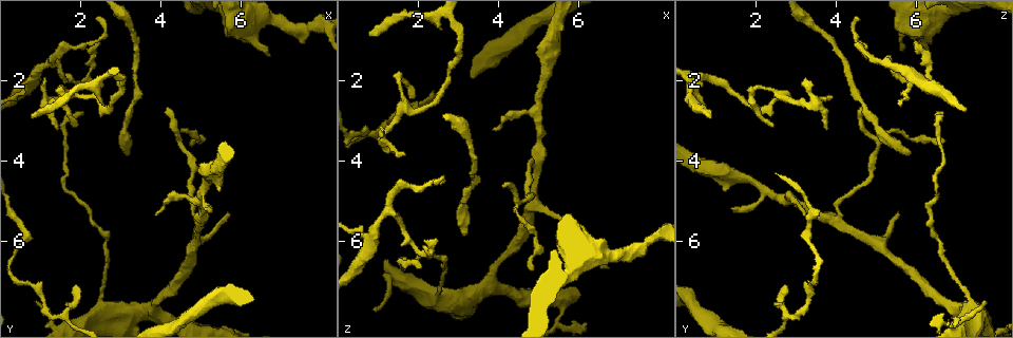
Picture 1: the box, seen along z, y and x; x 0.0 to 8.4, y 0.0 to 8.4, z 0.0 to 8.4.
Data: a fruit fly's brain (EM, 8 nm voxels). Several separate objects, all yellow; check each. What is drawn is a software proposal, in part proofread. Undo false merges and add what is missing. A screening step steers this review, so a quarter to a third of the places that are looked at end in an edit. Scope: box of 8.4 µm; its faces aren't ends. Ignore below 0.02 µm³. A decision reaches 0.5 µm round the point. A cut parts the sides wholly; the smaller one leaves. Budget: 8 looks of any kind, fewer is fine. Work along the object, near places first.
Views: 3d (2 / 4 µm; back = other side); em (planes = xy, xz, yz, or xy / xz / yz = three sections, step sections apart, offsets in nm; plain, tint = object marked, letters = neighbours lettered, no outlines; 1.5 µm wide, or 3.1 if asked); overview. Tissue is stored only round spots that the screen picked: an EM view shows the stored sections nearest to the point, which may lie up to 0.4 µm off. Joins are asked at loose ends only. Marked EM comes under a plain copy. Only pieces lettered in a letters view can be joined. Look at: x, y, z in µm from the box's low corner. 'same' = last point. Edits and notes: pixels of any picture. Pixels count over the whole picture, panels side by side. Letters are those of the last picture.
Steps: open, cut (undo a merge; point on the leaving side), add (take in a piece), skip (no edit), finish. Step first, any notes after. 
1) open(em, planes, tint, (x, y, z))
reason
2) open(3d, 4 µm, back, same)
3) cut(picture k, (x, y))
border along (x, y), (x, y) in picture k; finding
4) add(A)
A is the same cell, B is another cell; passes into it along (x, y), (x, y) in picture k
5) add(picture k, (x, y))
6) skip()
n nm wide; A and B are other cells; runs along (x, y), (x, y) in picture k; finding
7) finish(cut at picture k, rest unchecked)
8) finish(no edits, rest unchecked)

open(3d, 2 µm, (2.65, 2.60, 0.70))
thin end

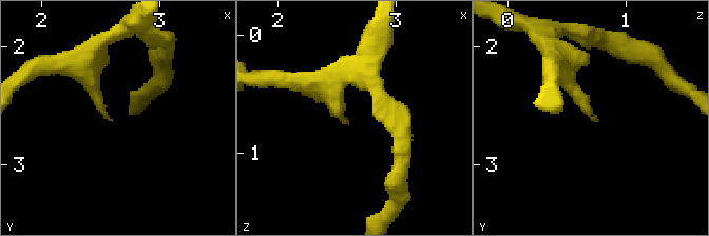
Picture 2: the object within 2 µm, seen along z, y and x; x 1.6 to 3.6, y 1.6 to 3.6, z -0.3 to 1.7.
open(em, xz, step 4, letters, (2.62, 2.64, 0.74))

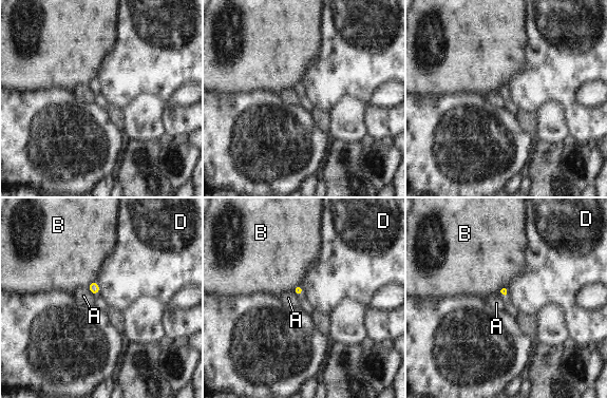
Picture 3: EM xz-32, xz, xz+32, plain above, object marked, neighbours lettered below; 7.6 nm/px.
open(em, planes, letters, same)

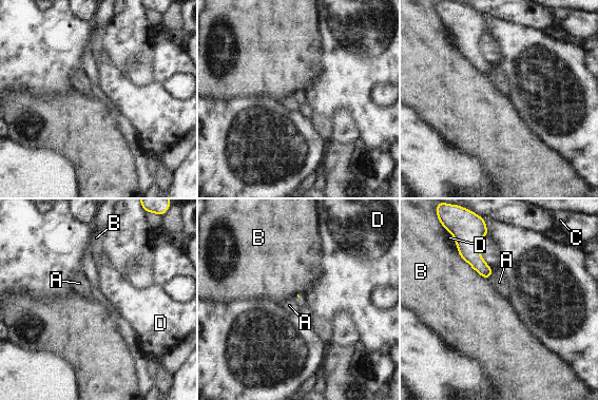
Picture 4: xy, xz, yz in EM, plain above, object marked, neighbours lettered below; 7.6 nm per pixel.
skip()
A, B, C and D are other cells; border along (456, 246), (458, 251) in picture 4; no lettered piece goes on from it

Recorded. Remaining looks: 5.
open(3d, 4 µm, (1.10, 1.95, 3.20))
free end

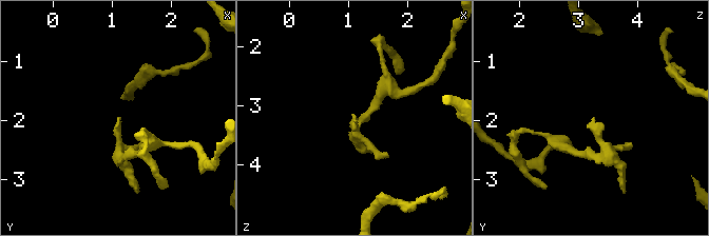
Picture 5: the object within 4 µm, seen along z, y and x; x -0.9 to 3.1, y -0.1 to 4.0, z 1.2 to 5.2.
open(em, planes, letters, (1.10, 1.95, 3.25))
need the tissue

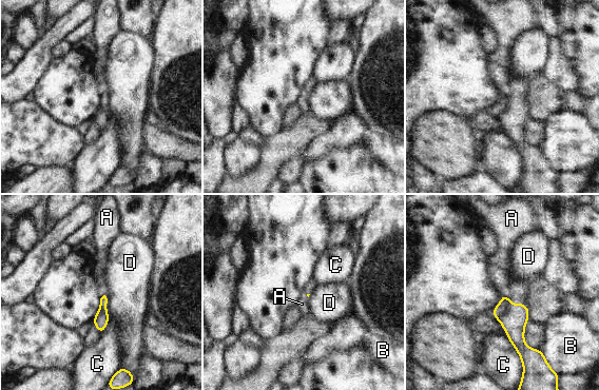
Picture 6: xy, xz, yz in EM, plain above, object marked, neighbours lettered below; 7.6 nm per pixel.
add(A)
A is the same cell, B, C and D are other cells; passes into it along (513, 317), (506, 295), (499, 264) in picture 6; it goes on there

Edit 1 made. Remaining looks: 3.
open(overview)

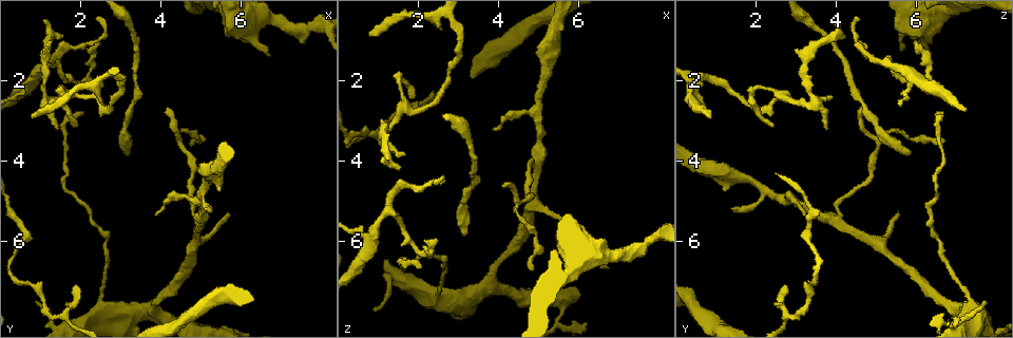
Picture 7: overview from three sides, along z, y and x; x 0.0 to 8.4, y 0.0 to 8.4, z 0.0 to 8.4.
open(em, xz, step 8, tint, (4.85, 3.50, 6.70))
branch stops here

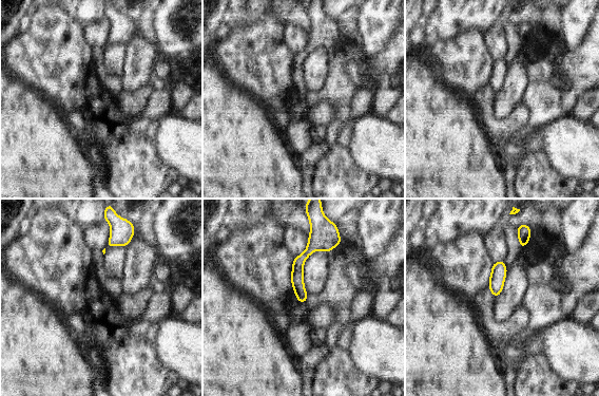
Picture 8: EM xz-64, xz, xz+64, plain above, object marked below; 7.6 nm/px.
open(em, planes, letters, same)

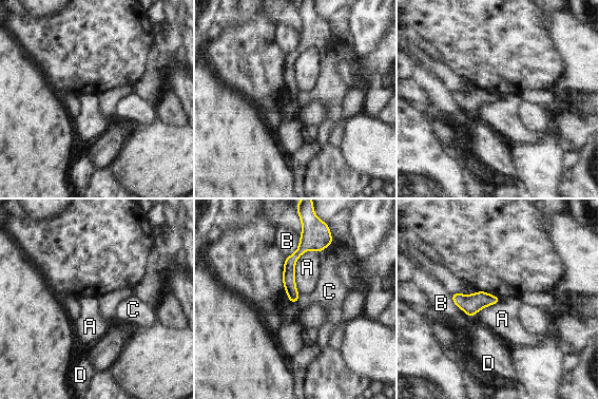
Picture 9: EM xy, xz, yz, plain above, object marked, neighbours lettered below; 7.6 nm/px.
skip()
A, B, C and D are other cells; border along (313, 249), (295, 263), (297, 300) in picture 9; none of them fits

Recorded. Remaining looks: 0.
finish(add at picture 6, rest unchecked)

